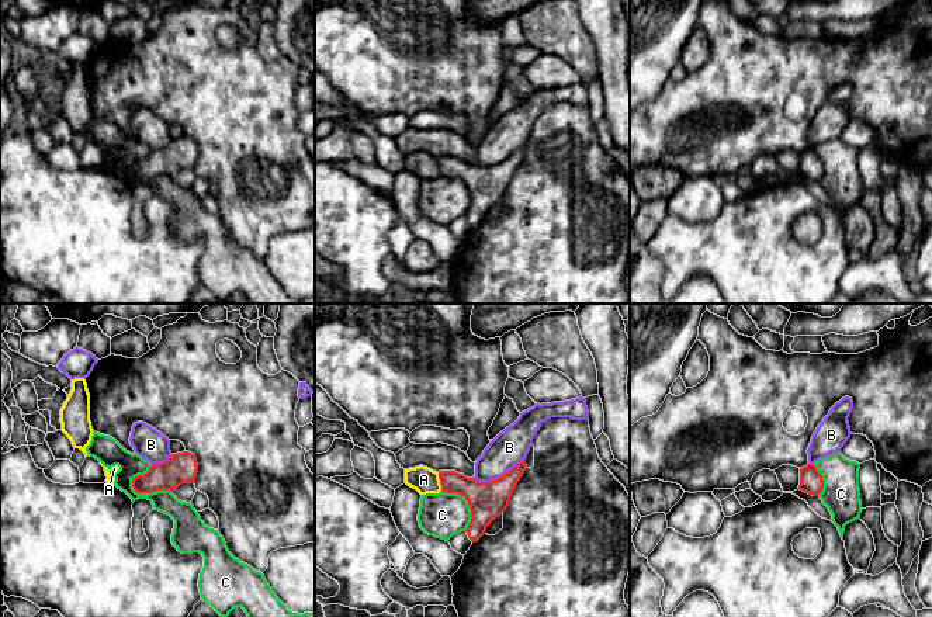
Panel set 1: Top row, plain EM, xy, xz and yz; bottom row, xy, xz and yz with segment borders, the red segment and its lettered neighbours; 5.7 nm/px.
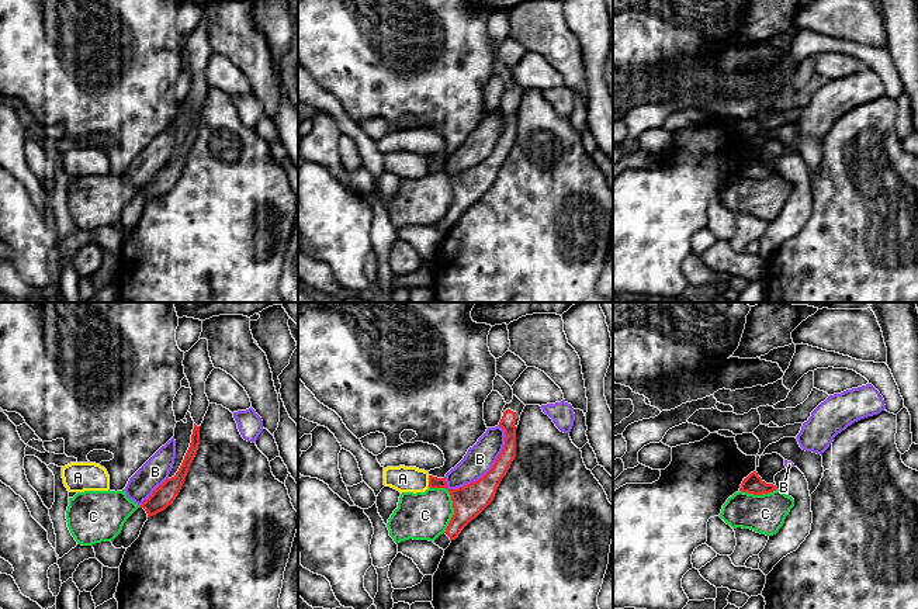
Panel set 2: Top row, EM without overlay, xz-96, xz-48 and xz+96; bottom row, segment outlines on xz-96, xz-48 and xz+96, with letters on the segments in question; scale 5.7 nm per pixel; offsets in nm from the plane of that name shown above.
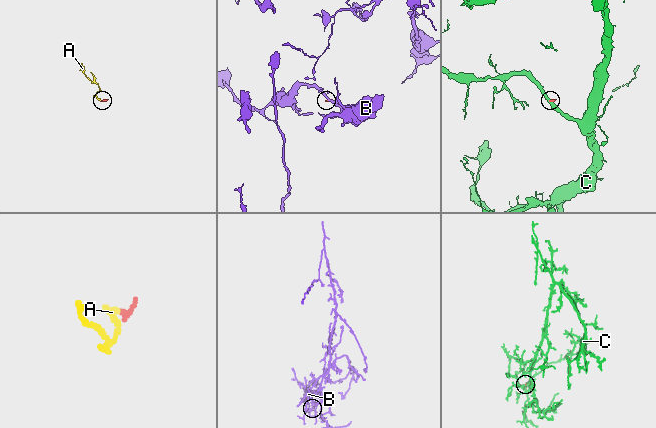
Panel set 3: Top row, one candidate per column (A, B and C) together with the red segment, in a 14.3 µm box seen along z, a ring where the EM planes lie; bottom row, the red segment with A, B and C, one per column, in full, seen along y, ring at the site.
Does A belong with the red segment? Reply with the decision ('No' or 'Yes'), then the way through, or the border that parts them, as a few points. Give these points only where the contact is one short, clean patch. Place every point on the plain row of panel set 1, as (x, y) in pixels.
No. Boundary: xz (437, 158), (442, 176)

